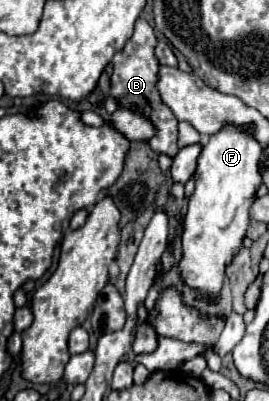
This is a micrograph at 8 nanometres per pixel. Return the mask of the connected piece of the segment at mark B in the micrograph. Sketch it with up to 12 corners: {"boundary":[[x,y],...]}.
{"boundary":[[138,18],[112,58],[112,92],[158,130],[154,152],[176,156],[178,120],[158,94],[156,36]]}

